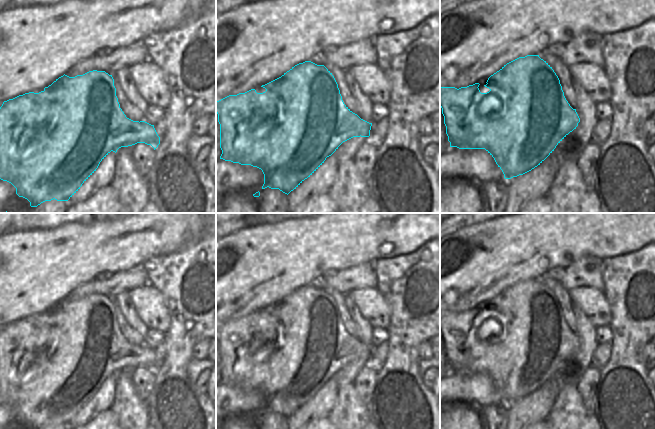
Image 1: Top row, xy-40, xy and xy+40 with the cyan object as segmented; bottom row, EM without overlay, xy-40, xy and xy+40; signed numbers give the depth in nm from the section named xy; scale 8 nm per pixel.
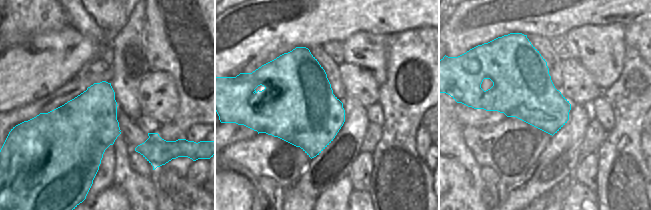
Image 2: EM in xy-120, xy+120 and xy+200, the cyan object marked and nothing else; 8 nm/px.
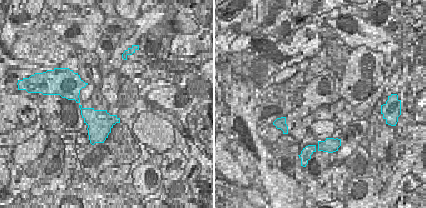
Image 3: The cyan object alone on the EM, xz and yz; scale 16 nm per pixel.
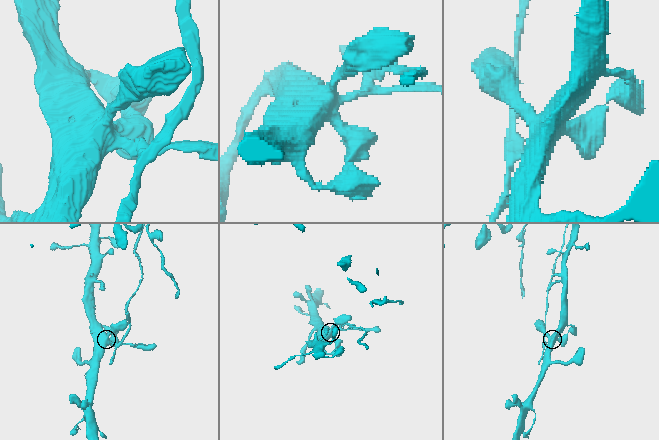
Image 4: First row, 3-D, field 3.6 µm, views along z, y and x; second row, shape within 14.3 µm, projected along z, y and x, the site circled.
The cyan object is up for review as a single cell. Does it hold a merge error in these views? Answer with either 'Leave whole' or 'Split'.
Split.

